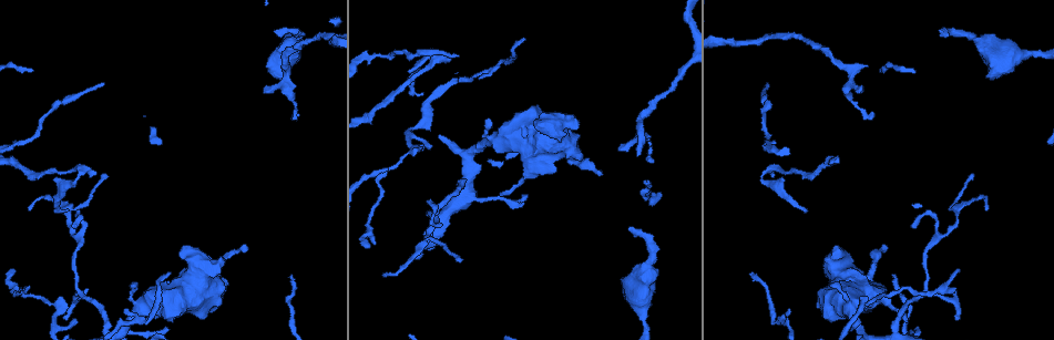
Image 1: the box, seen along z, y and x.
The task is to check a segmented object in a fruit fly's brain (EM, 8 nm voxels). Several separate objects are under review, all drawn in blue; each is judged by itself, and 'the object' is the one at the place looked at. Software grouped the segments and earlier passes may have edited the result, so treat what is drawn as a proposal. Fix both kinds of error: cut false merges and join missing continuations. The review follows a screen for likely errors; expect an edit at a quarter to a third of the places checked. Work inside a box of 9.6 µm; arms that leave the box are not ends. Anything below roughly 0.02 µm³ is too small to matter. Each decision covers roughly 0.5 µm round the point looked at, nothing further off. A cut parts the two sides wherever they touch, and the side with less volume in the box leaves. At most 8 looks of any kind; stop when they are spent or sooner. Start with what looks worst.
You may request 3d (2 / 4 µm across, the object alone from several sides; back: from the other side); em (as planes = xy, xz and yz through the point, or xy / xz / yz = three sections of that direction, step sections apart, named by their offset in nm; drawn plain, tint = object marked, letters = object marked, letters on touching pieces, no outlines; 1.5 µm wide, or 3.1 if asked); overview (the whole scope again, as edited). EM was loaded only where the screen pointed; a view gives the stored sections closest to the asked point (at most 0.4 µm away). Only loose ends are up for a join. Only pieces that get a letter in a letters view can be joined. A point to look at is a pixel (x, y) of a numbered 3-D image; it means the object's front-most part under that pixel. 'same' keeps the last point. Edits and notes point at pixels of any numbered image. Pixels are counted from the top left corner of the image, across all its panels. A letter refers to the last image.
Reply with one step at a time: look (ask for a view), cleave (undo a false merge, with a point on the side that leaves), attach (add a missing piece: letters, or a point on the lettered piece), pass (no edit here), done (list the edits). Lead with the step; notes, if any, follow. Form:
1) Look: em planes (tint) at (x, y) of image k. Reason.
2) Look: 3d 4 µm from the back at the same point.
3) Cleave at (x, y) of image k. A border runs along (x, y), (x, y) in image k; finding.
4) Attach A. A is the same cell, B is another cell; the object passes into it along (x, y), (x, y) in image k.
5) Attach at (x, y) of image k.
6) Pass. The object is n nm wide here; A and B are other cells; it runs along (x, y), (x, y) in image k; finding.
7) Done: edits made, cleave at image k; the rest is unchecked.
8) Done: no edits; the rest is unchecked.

Look: 3d 4 µm at (170, 272) of image 1. Free end.

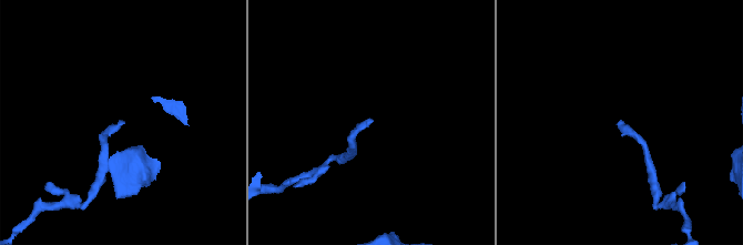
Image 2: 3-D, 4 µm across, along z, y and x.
Look: em planes (plain) at (121, 122) of image 2. Need the tissue.

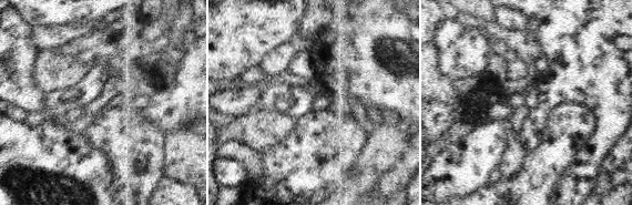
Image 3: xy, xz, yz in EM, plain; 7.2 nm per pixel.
Look: em planes (letters) at the same point. See the neighbours.

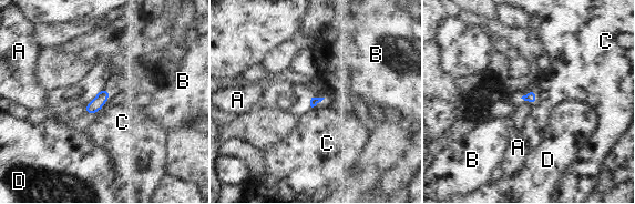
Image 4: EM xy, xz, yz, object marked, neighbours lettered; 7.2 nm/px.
Pass. A, B, C and D are other cells; no lettered piece goes on from it.

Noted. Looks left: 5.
Look: em planes (letters) at (458, 55) of image 1. An open end.

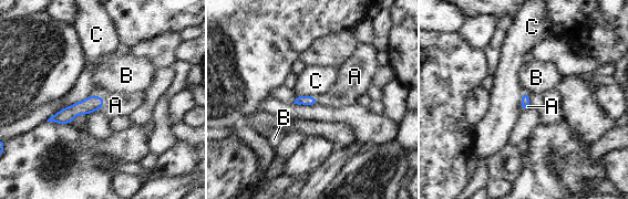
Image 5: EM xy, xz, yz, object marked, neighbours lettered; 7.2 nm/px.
Attach A. A is the same cell, B and C are other cells; the object passes into it along (91, 104), (103, 104), (115, 105) in image 5; the cell continues.

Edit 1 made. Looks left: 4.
Look: 3d 2 µm at (761, 174) of image 1. Sharp bend.

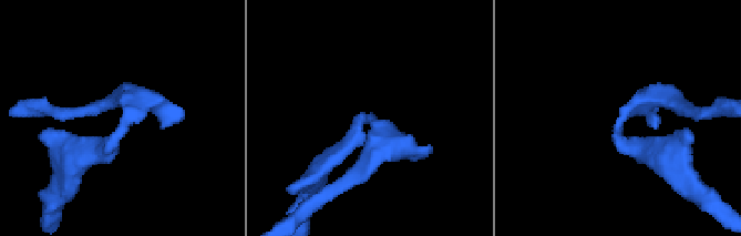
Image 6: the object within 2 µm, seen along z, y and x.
Look: em xz step 4 (tint) at (126, 124) of image 6.

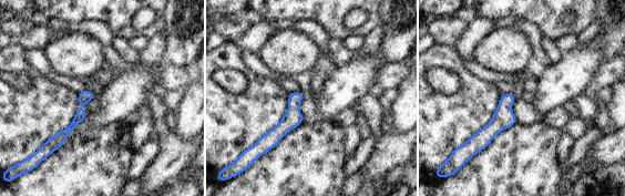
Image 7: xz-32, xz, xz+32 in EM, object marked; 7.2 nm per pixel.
Look: em planes (letters) at the same point. Another direction.

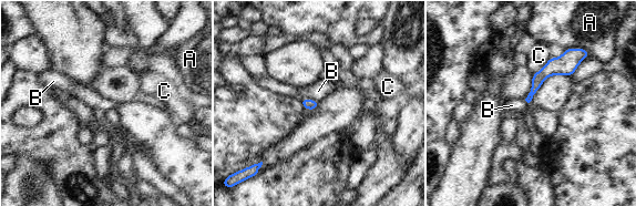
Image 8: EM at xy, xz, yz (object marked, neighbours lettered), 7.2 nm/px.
Pass. The object is 80 nm wide here; A, B and C are other cells; it runs along (584, 53), (551, 68), (532, 92) in image 8; continuous, no second cell.

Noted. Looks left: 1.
Done: edits made, attach at image 5; the rest is unchecked.

